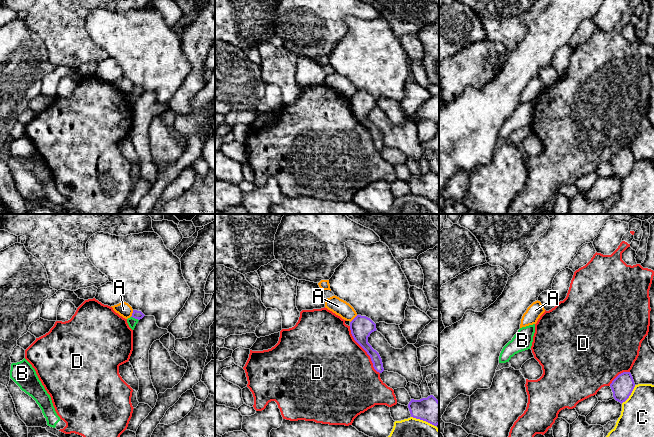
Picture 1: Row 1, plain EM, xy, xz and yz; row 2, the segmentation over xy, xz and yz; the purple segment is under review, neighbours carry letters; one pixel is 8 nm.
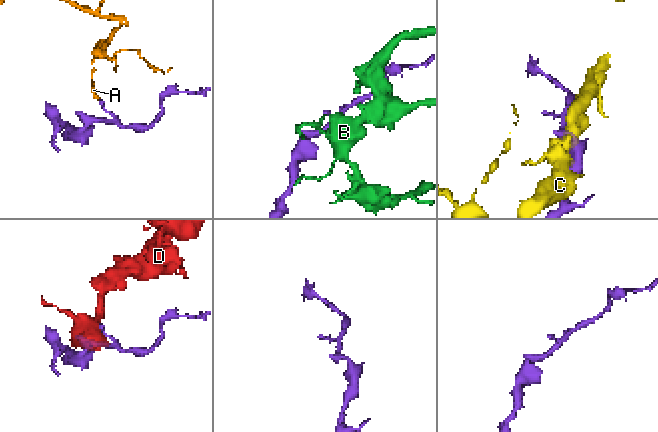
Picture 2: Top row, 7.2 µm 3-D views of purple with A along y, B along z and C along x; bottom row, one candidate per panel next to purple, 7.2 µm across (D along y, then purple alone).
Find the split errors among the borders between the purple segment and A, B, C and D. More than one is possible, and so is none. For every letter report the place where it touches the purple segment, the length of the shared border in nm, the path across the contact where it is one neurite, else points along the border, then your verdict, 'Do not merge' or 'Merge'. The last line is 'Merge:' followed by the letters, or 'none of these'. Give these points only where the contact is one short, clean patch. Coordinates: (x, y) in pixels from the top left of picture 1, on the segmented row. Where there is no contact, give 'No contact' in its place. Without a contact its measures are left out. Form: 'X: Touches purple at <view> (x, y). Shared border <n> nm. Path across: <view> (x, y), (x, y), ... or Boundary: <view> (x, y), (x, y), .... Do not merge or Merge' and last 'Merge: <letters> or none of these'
A: Touches purple at xz (353, 319). Shared border 90 nm. Boundary: xz (357, 315), (350, 322). Do not merge
B: Touches purple at xy (135, 318). Shared border 70 nm. Boundary: xy (131, 316), (138, 320). Do not merge
C: Touches purple at xz (423, 420). Shared border 220 nm. Do not merge
D: Touches purple at xz (364, 349). Shared border 460 nm. Do not merge
Merge: none of these

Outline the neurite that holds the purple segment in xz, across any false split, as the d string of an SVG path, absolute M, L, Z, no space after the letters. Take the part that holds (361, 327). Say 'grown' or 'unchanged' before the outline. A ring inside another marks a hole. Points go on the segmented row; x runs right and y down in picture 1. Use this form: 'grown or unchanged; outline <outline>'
unchanged; outline M357 315L350 322L350 330L354 340L367 352L373 363L374 369L382 373L384 371L382 359L379 353L368 343L368 337L376 331L376 324L368 317Z

